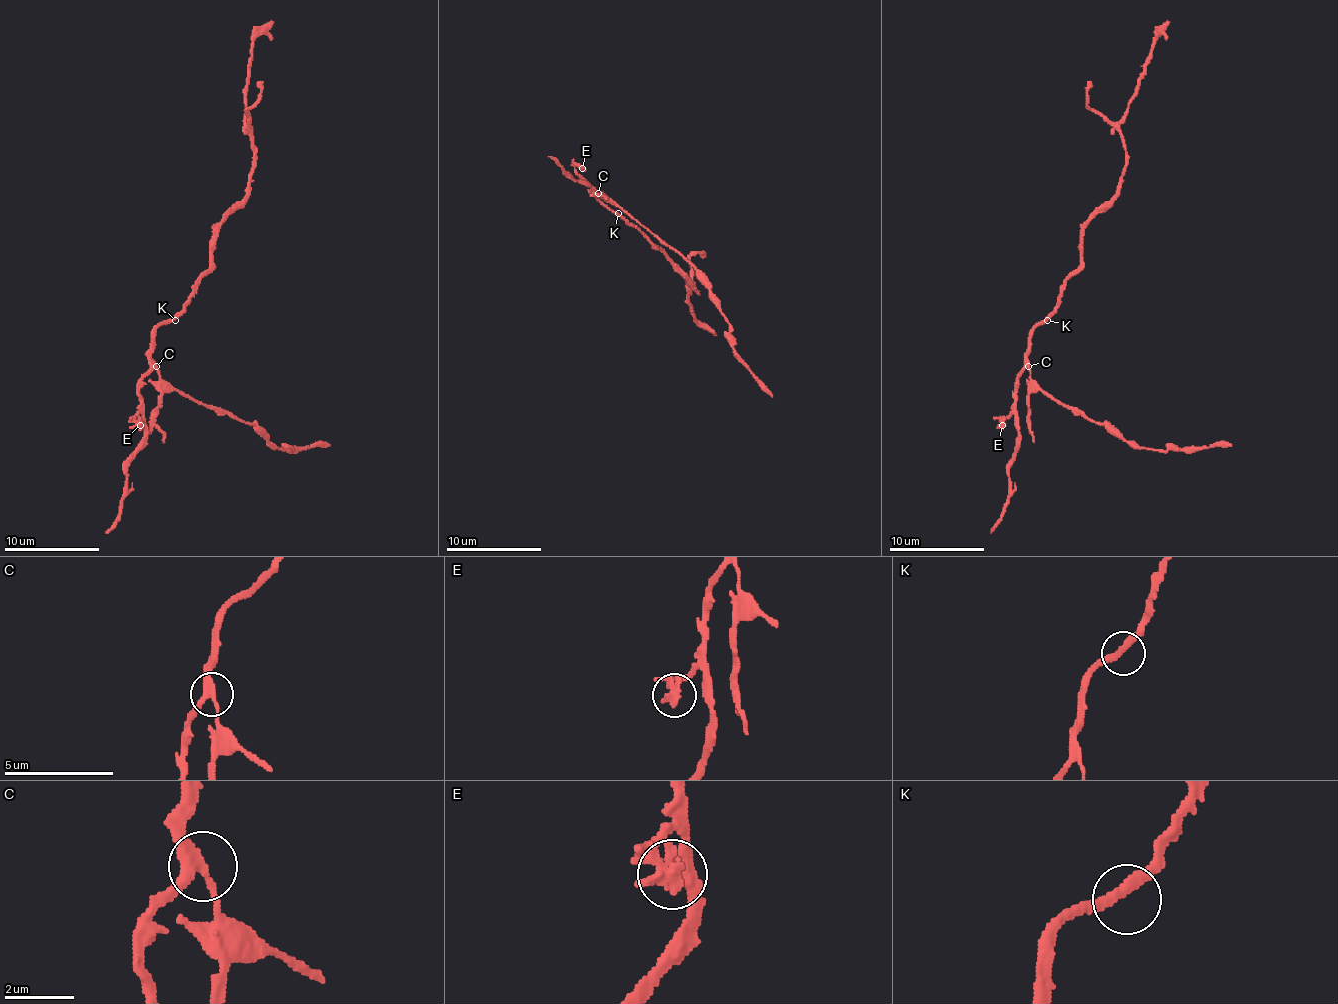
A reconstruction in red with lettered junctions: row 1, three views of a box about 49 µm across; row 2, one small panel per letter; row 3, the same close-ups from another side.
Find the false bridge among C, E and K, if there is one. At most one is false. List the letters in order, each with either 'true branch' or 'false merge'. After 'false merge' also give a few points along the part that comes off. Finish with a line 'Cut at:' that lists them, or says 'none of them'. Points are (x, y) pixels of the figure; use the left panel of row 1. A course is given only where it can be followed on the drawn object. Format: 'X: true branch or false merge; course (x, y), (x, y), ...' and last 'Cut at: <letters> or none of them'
C: false merge; course (156, 365), (161, 377), (187, 396), (232, 413), (287, 451), (330, 444)
E: true branch
K: true branch
Cut at: C

